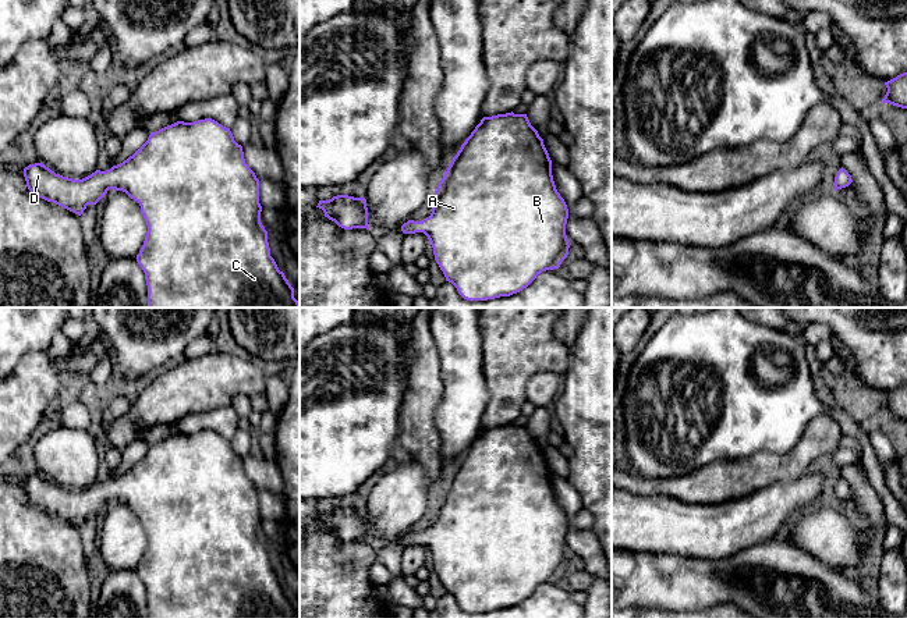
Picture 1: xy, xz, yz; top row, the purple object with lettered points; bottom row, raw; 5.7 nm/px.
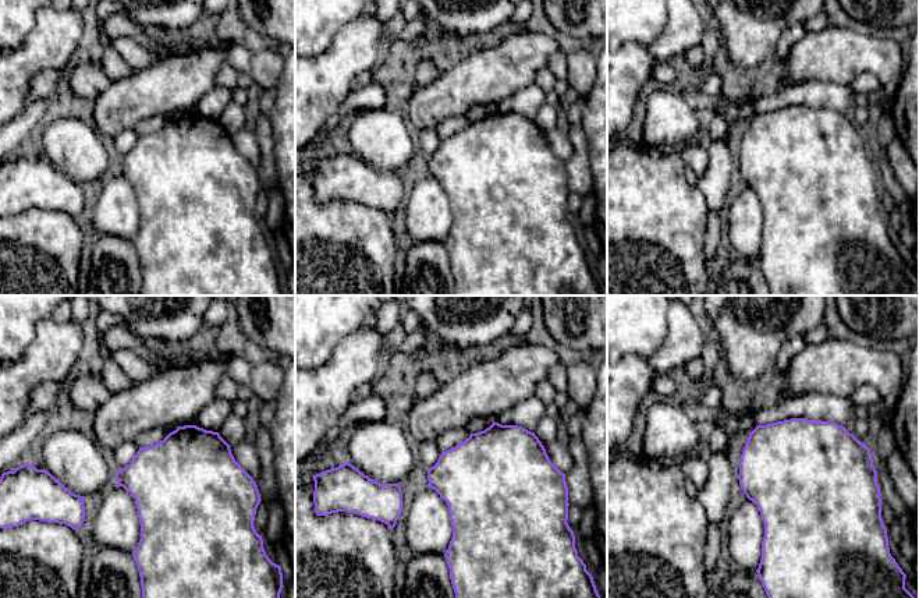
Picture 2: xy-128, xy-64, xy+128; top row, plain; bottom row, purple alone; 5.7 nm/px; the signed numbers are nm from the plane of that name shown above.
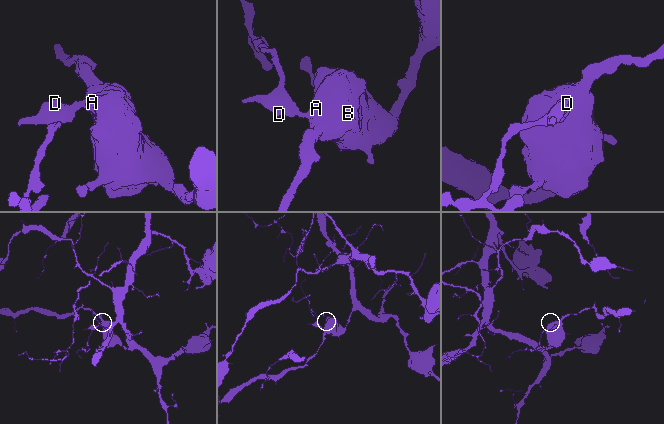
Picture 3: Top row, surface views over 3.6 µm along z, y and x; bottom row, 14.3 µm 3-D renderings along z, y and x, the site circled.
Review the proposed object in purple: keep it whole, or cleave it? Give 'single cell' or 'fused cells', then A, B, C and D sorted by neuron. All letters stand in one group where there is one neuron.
single cell | A B C D

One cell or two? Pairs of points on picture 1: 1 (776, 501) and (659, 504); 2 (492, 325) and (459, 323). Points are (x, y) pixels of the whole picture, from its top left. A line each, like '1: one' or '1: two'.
1: one
2: two

